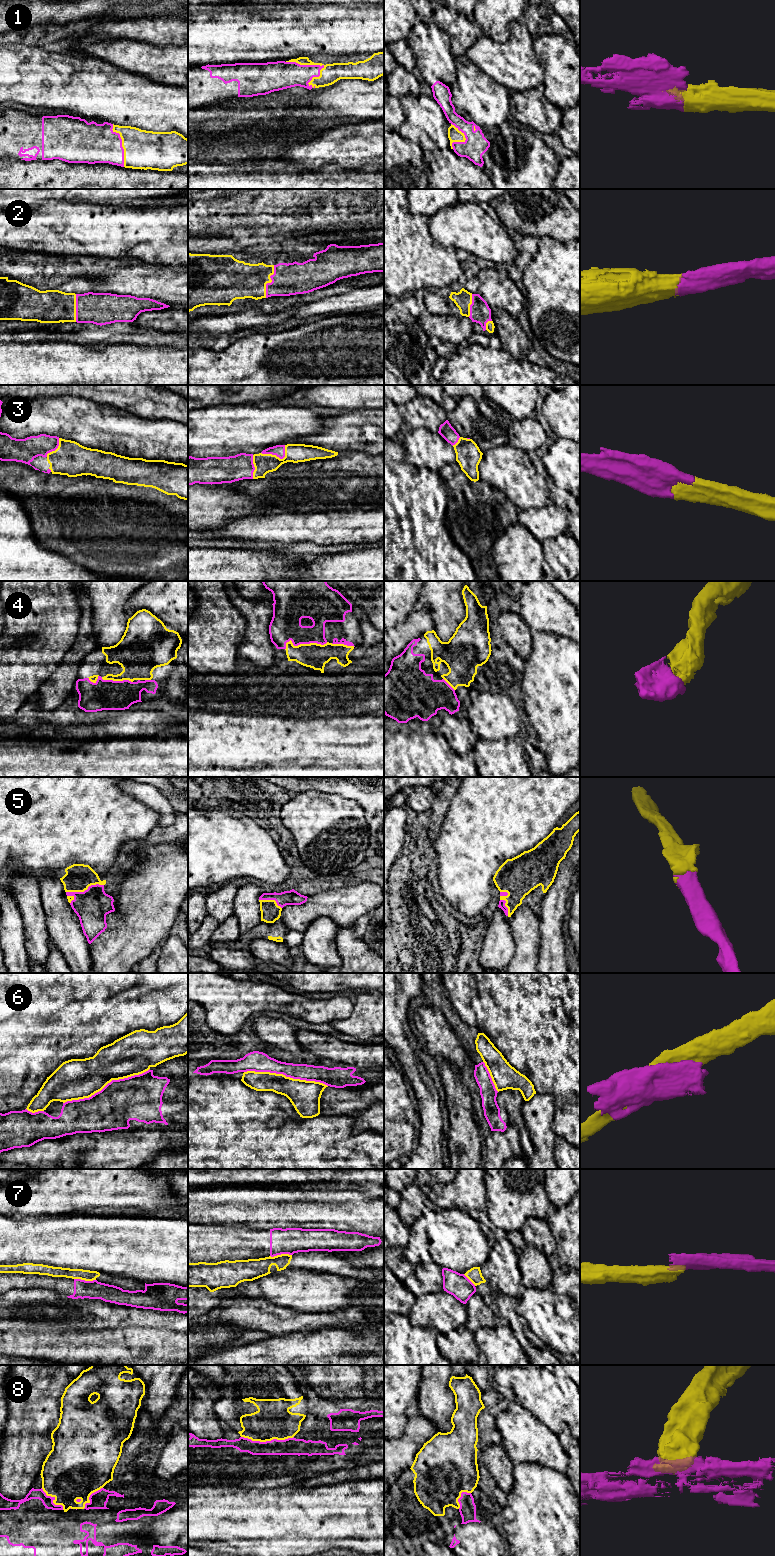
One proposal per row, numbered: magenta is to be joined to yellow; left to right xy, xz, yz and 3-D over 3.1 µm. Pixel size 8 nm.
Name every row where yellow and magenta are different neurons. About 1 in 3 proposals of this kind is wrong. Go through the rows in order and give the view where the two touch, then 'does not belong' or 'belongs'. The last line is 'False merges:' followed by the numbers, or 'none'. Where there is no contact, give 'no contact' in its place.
1: meets yellow in xz; belongs
2: meets yellow in xz; belongs
3: meets yellow in xz; belongs
4: meets yellow in xz; belongs
5: meets yellow in xy; belongs
6: meets yellow in xy; does not belong
7: meets yellow in xy; does not belong
8: meets yellow in xz; does not belong
False merges: 6, 7, 8

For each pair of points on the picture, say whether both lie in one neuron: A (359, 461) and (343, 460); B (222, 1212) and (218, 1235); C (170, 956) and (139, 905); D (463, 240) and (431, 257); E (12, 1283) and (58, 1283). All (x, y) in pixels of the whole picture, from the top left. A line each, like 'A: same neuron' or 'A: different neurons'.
A: same neuron
B: different neurons
C: different neurons
D: different neurons
E: same neuron

